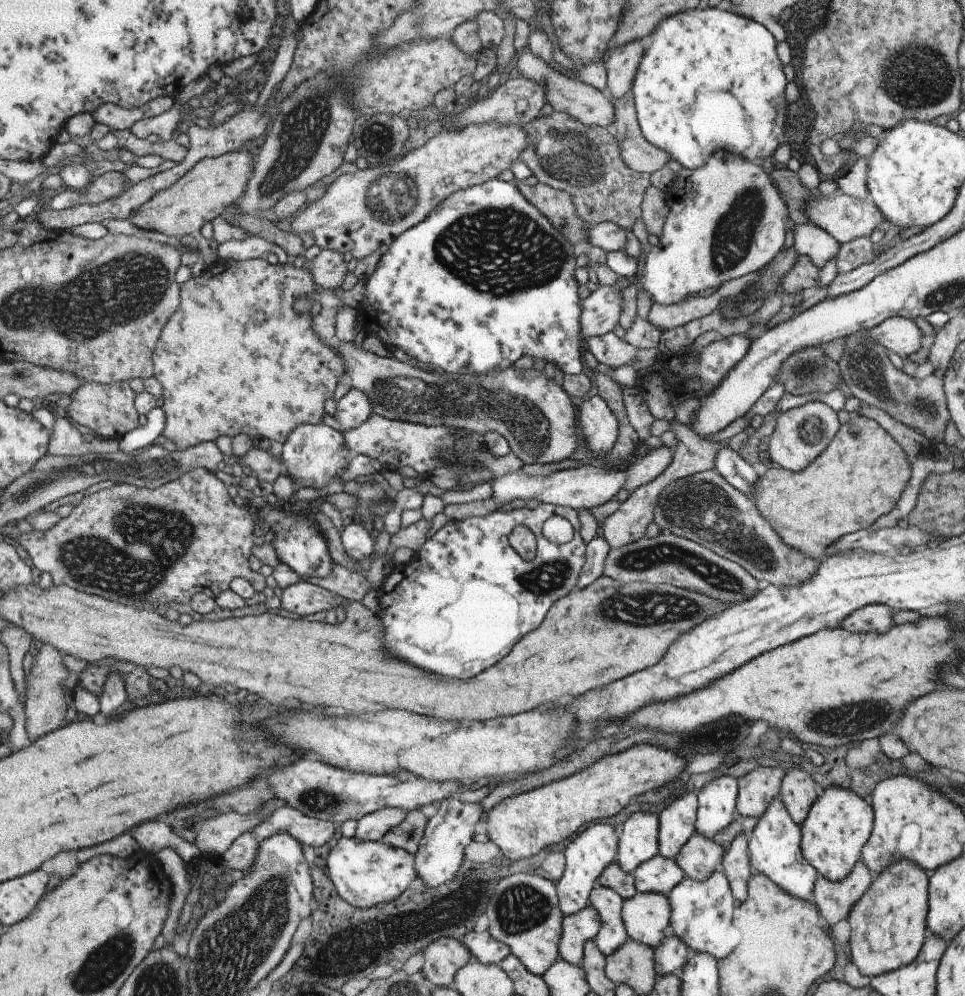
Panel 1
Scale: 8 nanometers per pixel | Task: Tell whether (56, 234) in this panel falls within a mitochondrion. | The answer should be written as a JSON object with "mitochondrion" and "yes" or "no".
{"mitochondrion":"no"}

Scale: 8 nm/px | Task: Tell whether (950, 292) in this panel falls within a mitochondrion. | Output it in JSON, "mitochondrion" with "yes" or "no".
{"mitochondrion":"yes"}

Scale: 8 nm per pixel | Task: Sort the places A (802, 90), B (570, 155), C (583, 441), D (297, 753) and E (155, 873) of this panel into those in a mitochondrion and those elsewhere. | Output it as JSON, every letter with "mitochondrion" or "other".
{"A":"other","B":"mitochondrion","C":"other","D":"other","E":"other"}

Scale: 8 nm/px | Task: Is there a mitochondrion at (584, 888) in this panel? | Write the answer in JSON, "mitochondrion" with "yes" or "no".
{"mitochondrion":"no"}

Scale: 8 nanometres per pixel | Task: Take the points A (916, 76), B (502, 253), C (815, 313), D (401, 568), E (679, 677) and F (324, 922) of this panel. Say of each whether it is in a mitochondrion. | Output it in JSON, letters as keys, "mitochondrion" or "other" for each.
{"A":"mitochondrion","B":"mitochondrion","C":"other","D":"other","E":"other","F":"other"}

